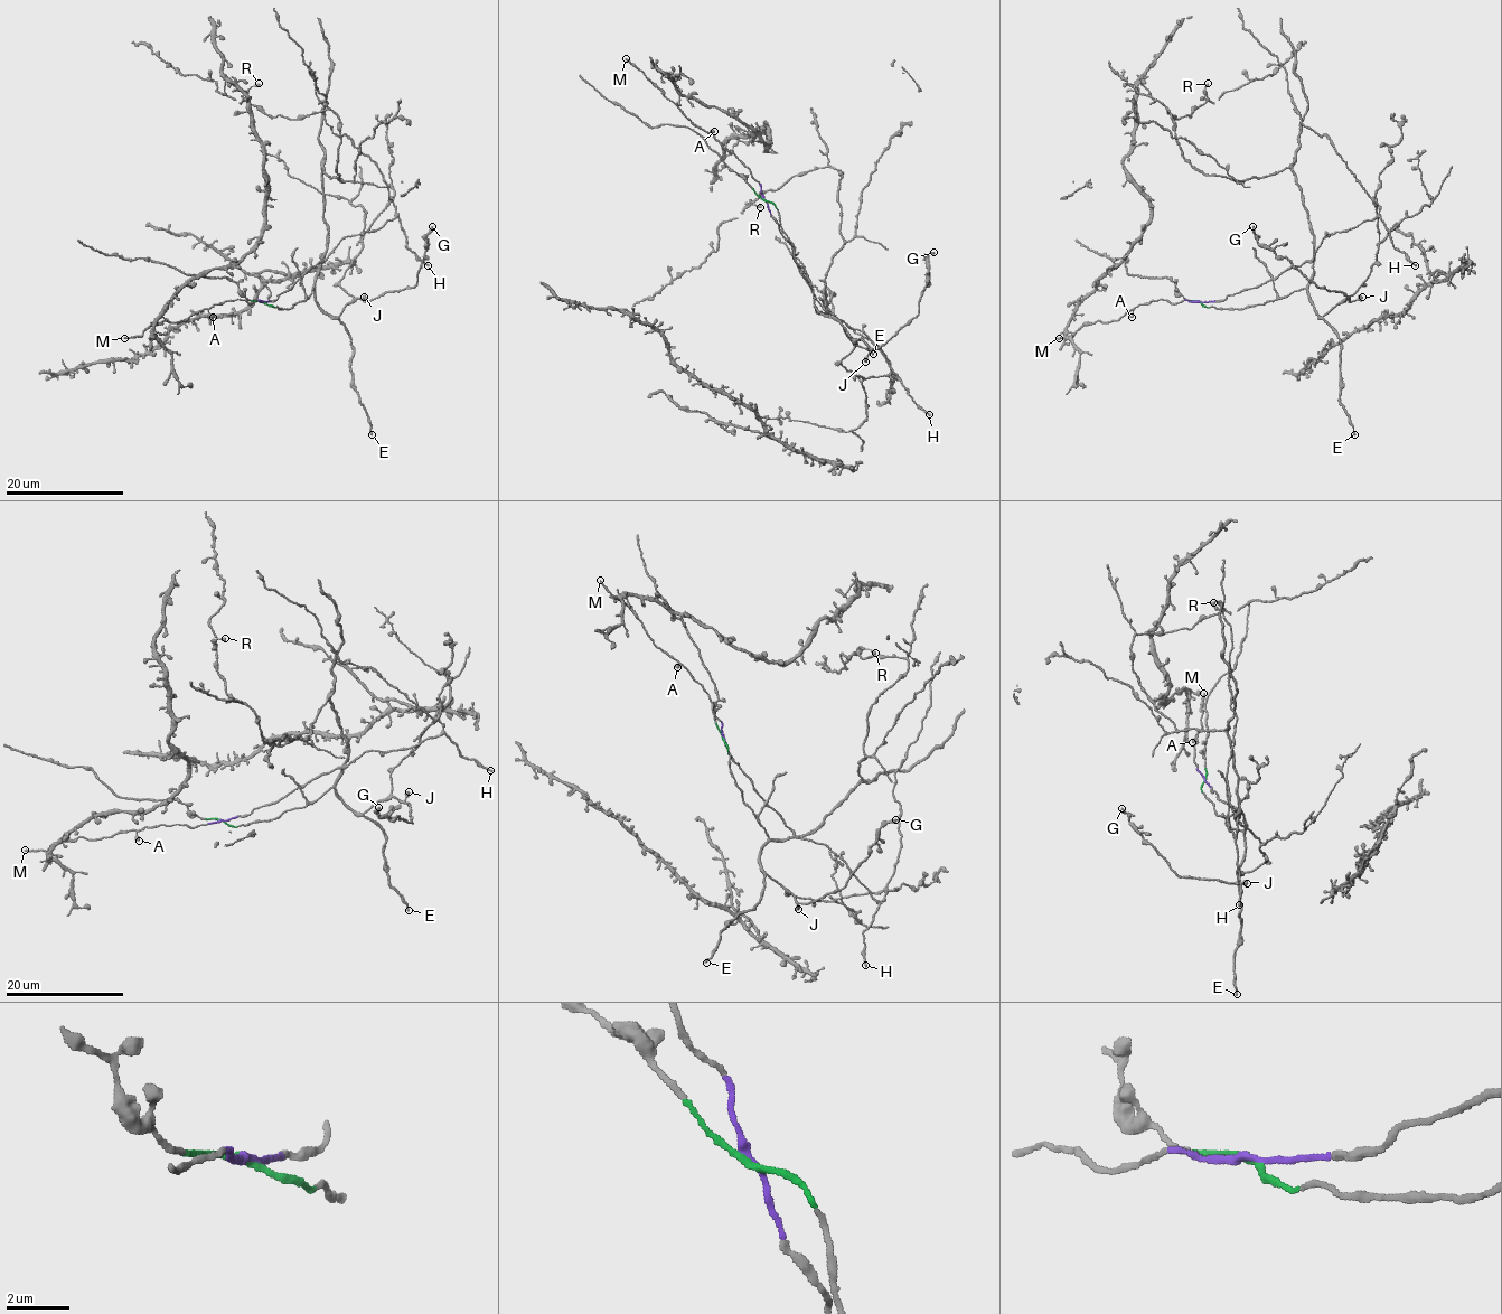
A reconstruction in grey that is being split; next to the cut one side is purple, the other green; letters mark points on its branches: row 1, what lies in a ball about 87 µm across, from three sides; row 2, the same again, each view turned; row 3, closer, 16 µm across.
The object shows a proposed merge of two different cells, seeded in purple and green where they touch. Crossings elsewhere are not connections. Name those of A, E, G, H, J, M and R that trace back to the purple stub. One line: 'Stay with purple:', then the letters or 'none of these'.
Stay with purple: A, H, M

